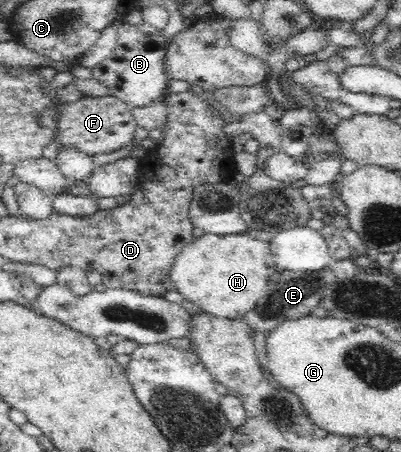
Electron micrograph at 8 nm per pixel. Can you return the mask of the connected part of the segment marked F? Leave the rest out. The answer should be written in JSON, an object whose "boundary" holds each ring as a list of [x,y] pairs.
{"boundary":[[[111,94],[101,97],[82,96],[79,100],[64,107],[57,122],[56,139],[62,149],[78,149],[89,157],[97,154],[112,153],[124,149],[133,141],[138,128],[130,106]]]}

